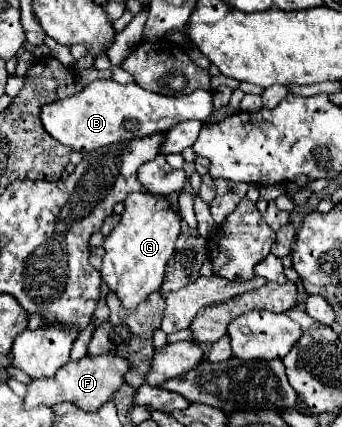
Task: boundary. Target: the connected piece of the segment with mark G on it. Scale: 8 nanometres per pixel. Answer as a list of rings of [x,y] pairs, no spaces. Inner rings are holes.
[[[131,193],[125,201],[121,221],[105,239],[105,257],[101,277],[109,289],[117,291],[121,303],[133,309],[147,299],[149,293],[159,291],[165,275],[167,261],[175,251],[175,241],[181,233],[181,213],[173,209],[173,203],[165,195]]]

